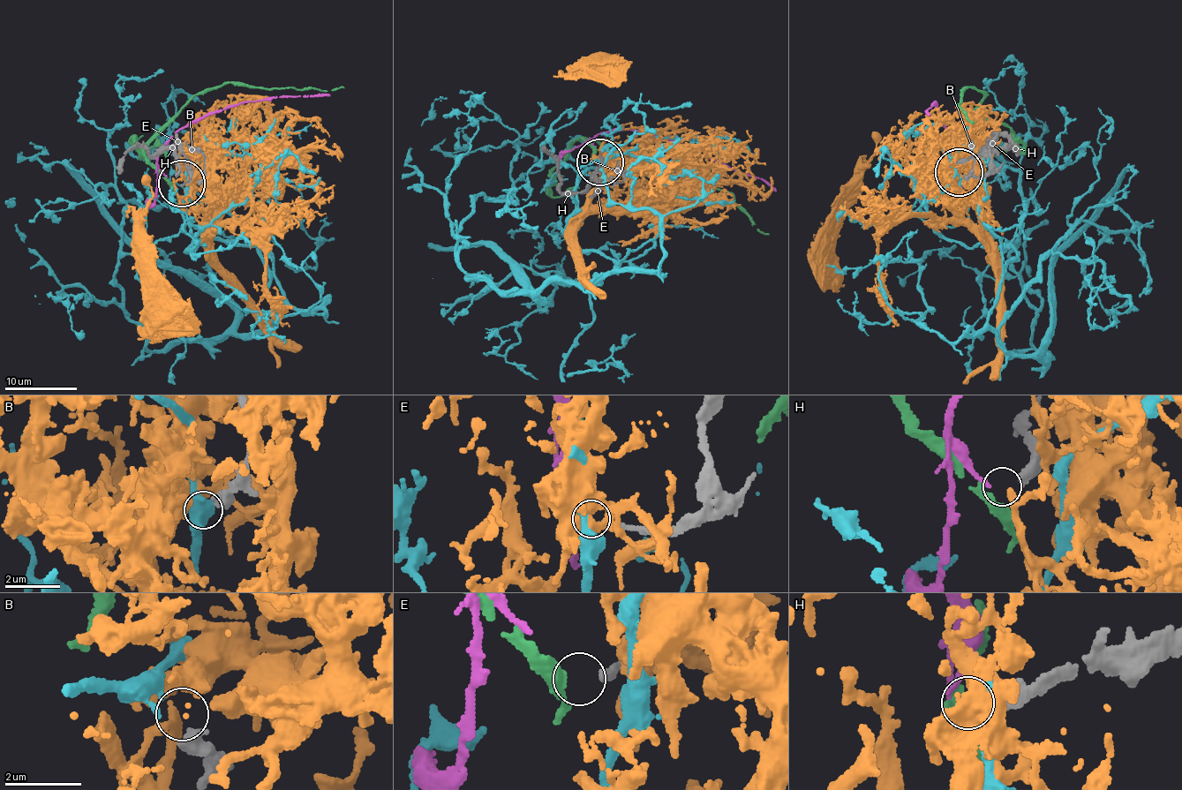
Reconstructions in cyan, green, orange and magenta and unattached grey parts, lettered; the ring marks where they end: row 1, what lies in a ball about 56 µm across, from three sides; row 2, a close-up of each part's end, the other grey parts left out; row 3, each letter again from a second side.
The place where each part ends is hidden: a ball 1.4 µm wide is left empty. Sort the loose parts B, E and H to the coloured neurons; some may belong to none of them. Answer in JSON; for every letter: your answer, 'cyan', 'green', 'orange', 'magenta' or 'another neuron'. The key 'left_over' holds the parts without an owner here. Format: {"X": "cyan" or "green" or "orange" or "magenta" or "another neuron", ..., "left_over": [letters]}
{"B": "cyan", "E": "green", "H": "magenta", "left_over": []}

